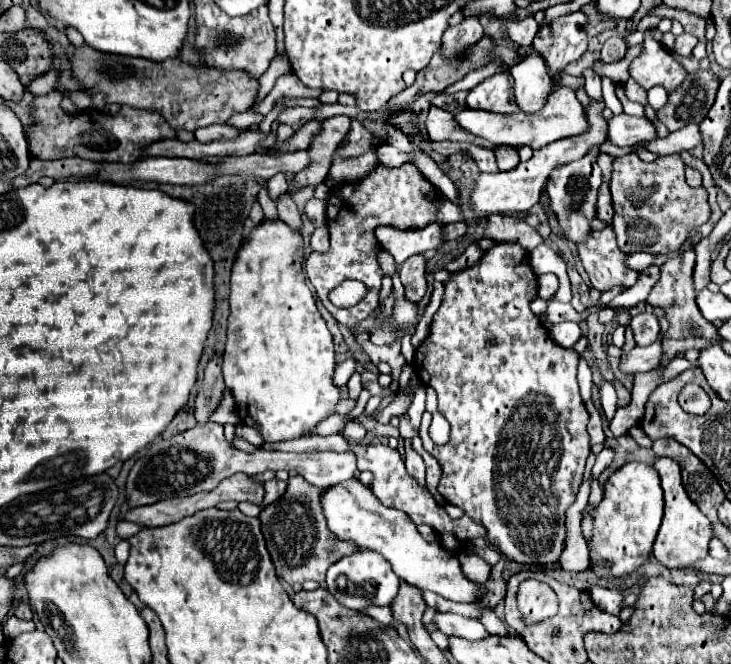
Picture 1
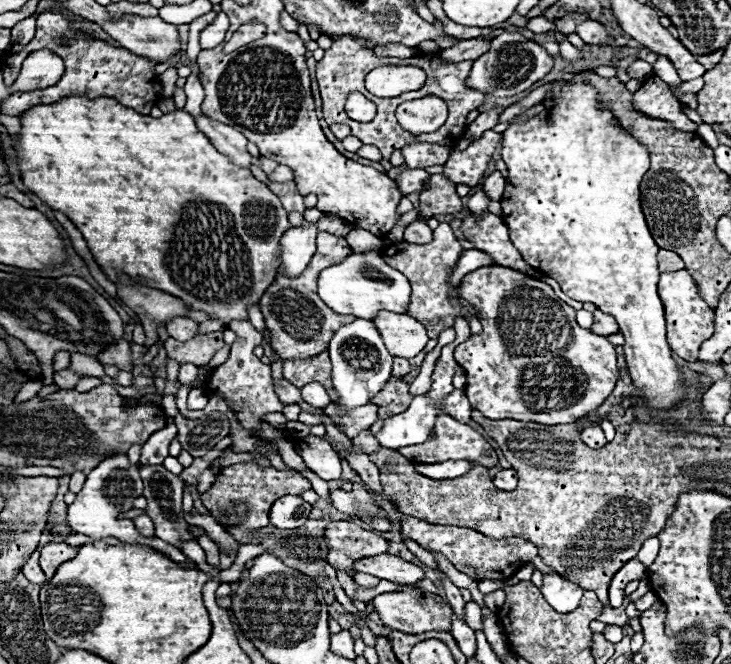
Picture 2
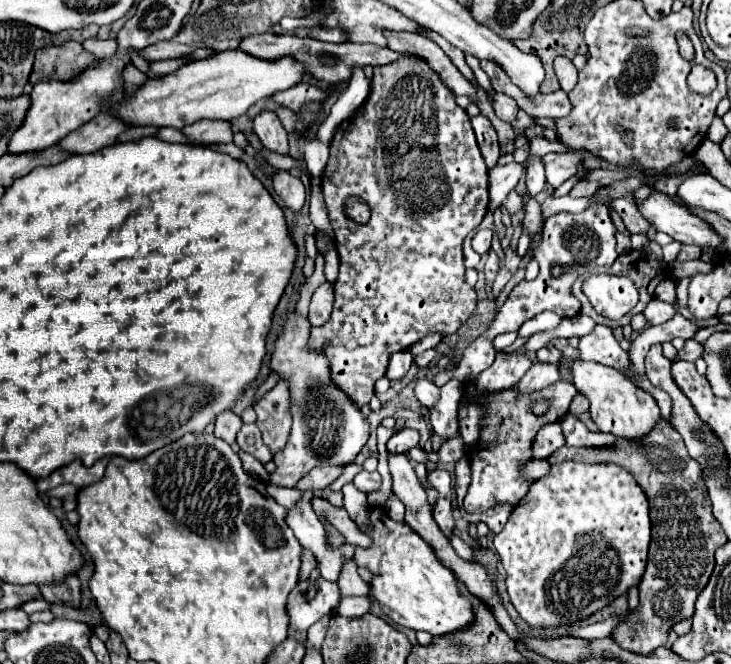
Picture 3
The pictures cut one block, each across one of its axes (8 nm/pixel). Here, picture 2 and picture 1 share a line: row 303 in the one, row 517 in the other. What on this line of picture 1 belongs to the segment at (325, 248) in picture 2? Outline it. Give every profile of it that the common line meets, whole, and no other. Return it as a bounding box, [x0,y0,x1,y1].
[260,476,356,586]

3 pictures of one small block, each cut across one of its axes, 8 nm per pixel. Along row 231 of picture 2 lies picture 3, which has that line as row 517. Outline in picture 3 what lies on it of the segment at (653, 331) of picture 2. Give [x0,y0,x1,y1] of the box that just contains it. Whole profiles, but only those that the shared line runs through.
[494,462,650,630]

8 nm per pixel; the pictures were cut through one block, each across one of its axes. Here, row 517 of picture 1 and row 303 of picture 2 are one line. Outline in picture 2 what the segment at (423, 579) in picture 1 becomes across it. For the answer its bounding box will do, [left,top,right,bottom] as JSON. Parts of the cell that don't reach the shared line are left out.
[318,252,410,320]

